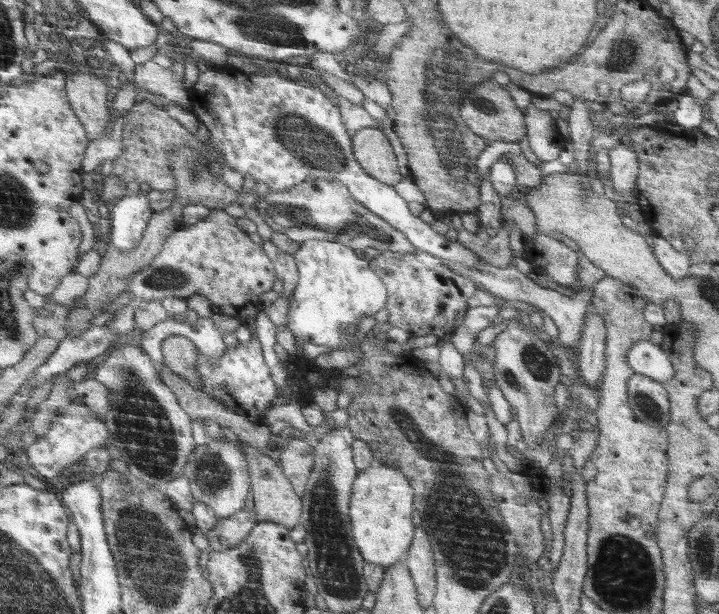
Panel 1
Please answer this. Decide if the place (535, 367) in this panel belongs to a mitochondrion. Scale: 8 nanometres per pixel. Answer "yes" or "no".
yes

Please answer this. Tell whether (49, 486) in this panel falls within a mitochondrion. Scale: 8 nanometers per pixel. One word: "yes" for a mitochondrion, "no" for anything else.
no

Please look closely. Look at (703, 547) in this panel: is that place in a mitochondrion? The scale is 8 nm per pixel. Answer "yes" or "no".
yes

